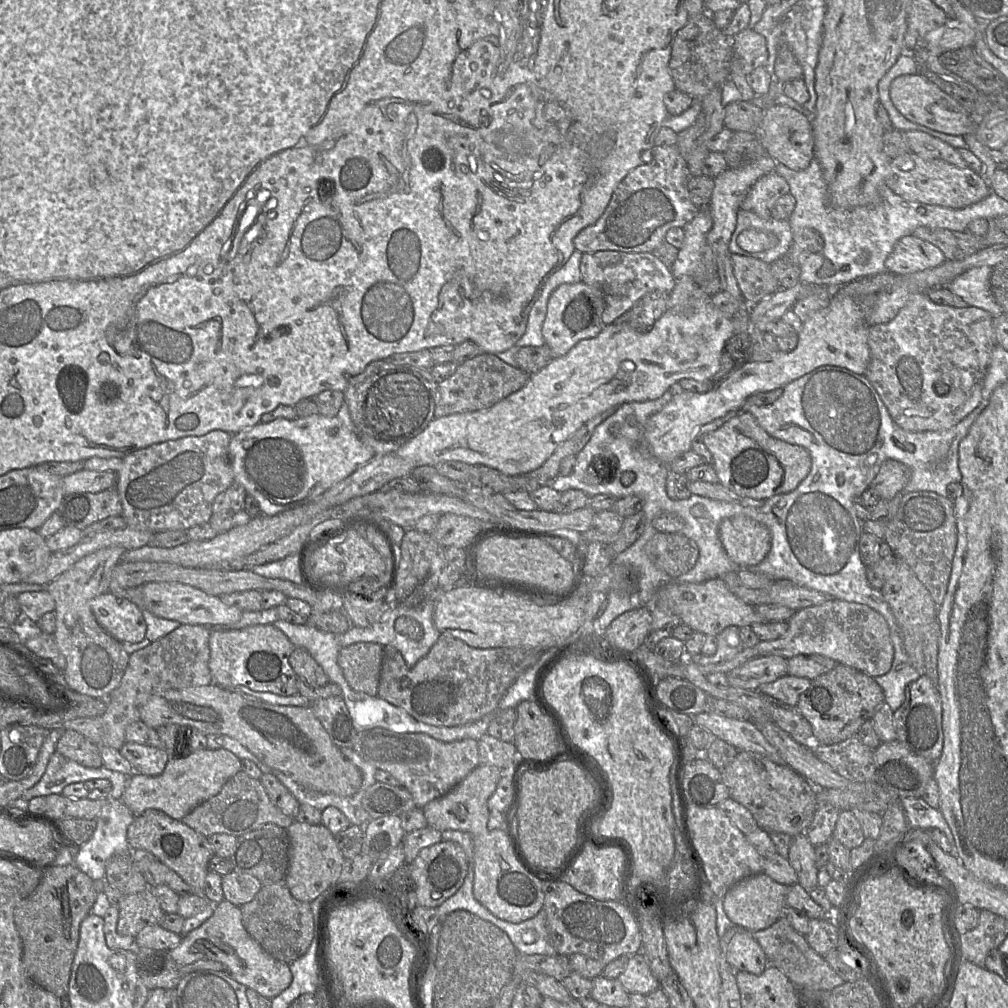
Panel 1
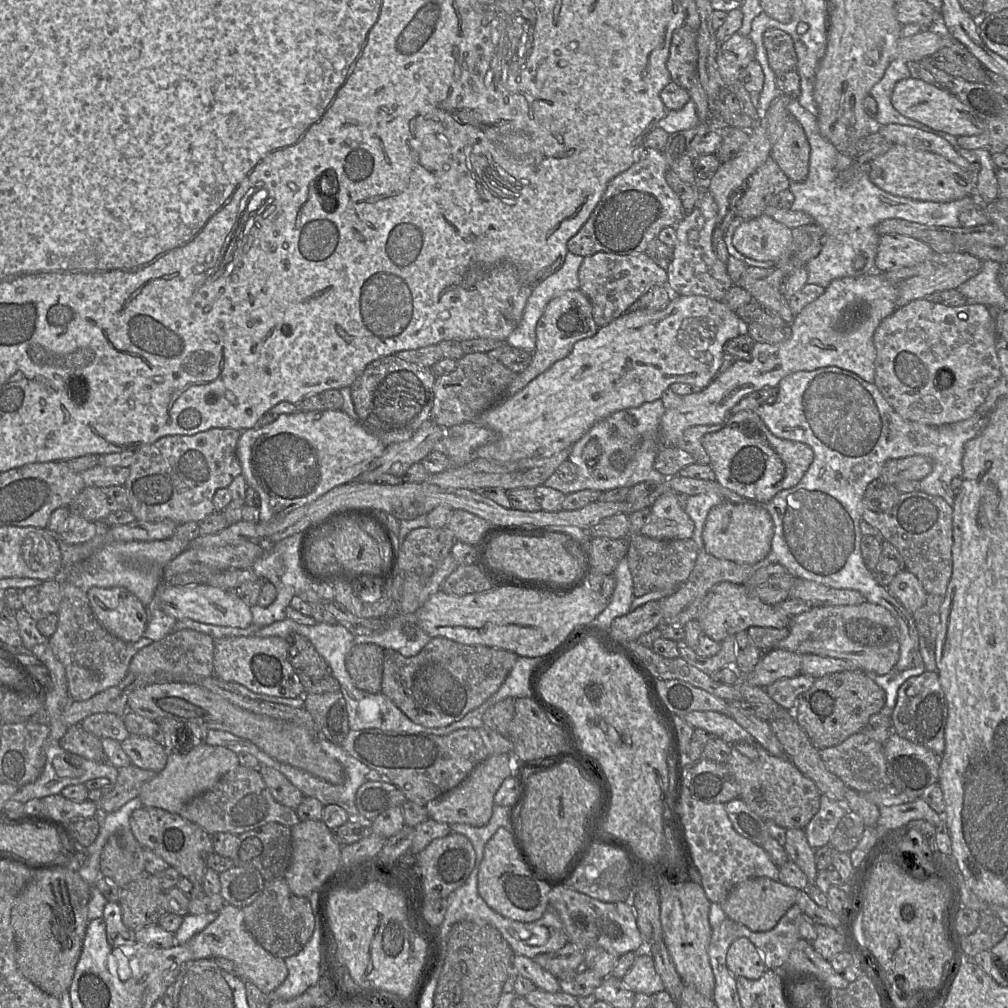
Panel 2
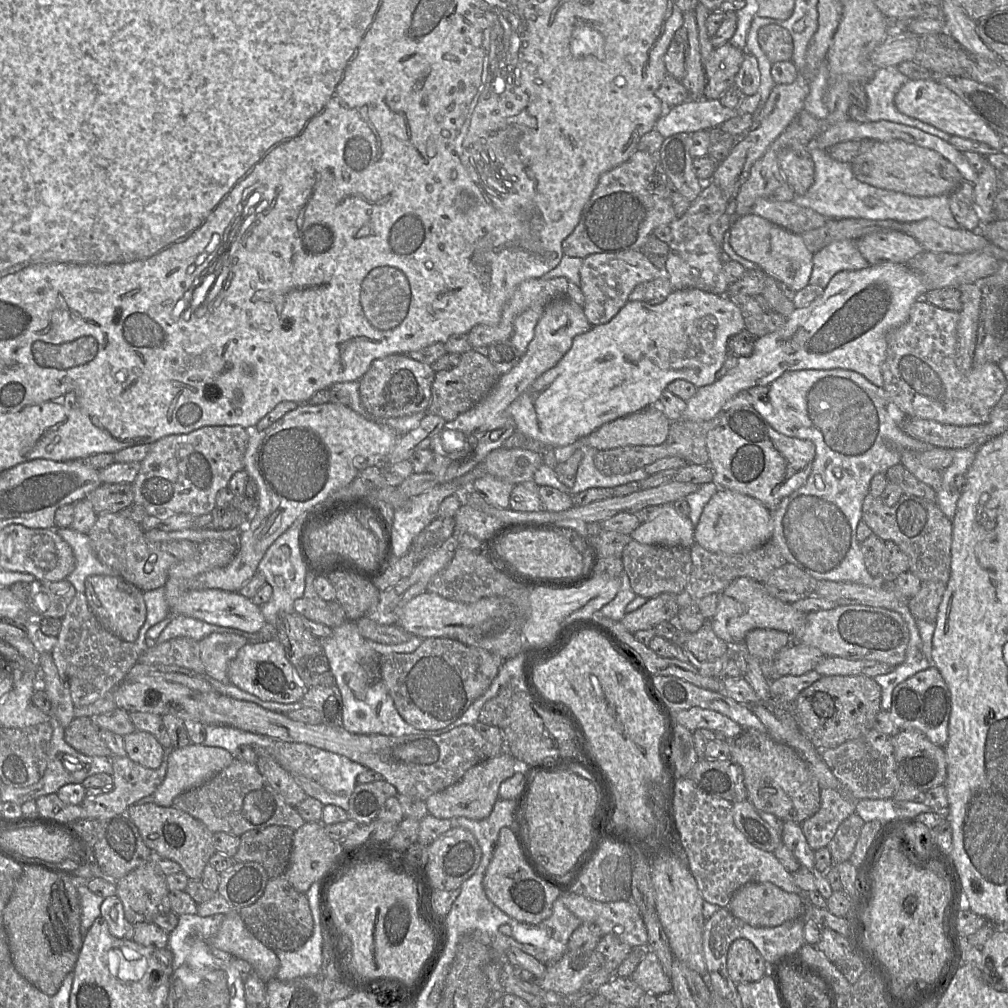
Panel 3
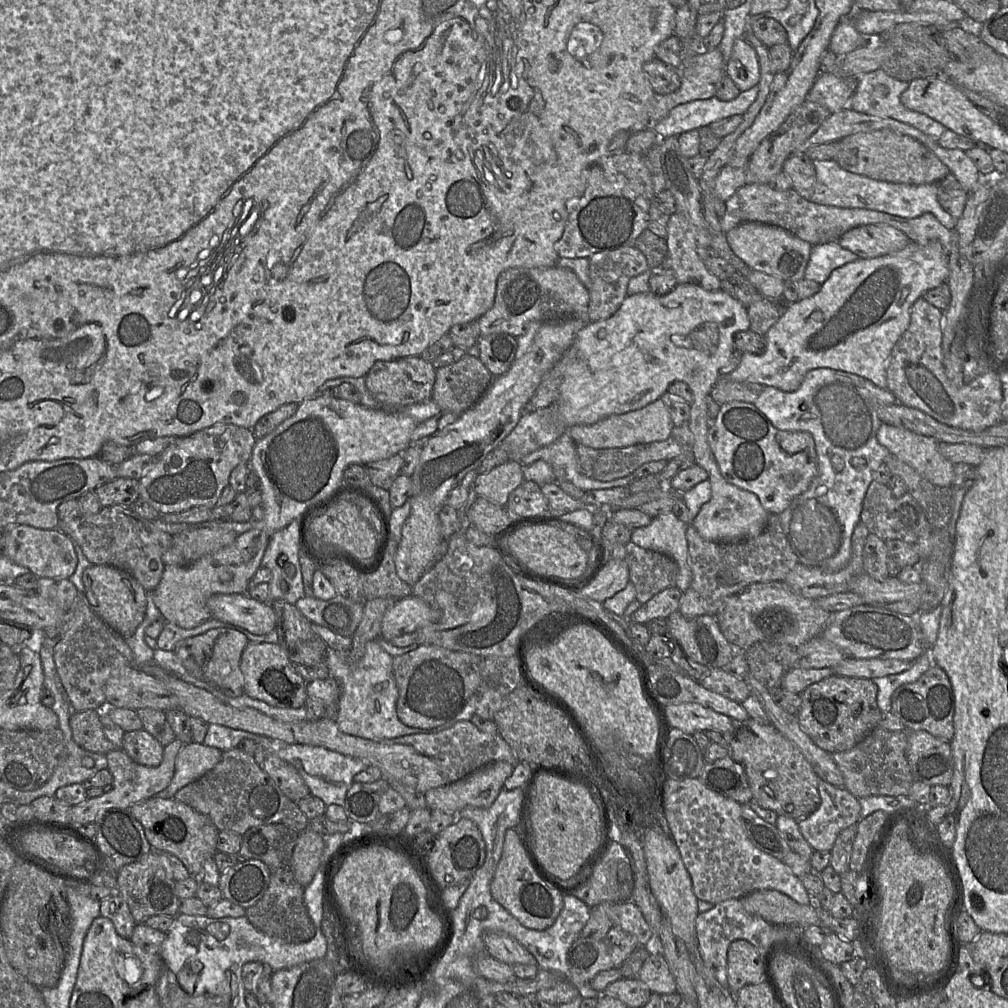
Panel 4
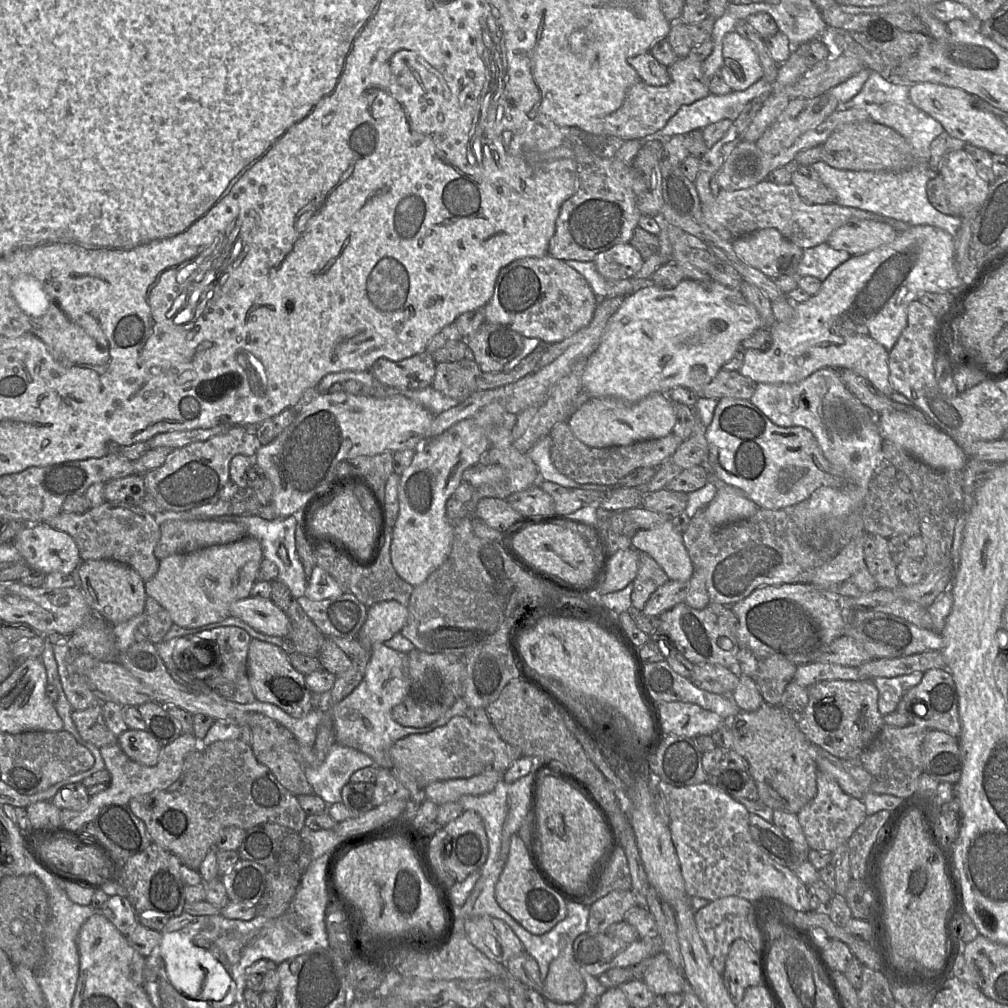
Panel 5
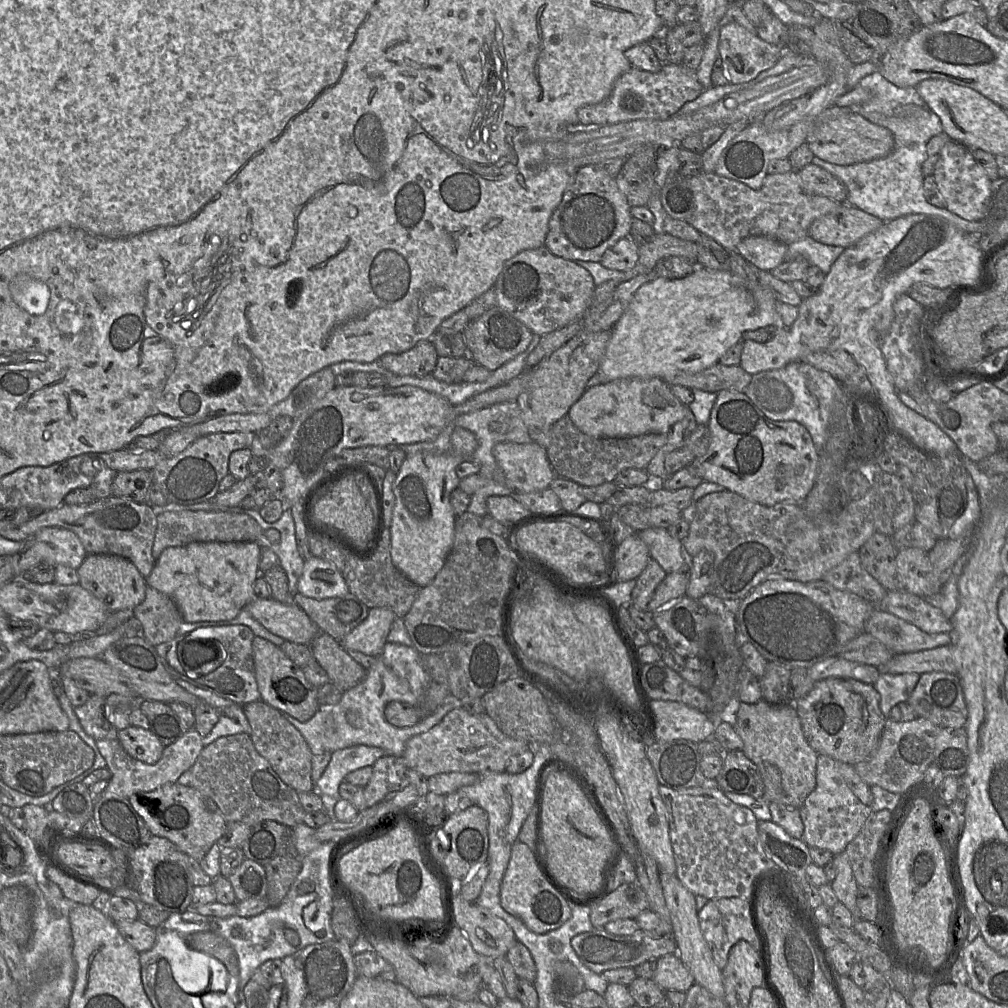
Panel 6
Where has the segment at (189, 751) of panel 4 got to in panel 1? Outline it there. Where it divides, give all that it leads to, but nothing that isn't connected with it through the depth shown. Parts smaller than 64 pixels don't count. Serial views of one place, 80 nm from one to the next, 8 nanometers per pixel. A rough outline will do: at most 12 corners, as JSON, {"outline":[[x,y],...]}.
{"outline":[[227,749],[170,758],[158,776],[130,776],[135,817],[182,820],[241,770]]}

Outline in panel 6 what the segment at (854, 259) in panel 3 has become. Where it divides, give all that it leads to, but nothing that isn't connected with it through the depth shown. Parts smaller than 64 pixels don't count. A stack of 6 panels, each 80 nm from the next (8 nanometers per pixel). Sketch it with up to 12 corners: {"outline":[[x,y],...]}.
{"outline":[[808,236],[788,244],[787,259],[804,257],[827,275],[844,248]]}

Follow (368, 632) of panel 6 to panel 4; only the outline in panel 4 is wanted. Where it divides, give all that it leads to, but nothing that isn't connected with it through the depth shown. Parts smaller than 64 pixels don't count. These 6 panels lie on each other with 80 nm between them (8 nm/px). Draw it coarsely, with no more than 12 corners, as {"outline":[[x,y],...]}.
{"outline":[[409,595],[385,612],[380,637],[390,641],[438,621],[440,611]]}

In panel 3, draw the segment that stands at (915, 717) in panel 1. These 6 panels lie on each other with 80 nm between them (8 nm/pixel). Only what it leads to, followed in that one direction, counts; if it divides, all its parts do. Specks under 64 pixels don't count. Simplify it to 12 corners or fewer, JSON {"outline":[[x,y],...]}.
{"outline":[[935,666],[895,687],[900,730],[948,740],[951,697]]}

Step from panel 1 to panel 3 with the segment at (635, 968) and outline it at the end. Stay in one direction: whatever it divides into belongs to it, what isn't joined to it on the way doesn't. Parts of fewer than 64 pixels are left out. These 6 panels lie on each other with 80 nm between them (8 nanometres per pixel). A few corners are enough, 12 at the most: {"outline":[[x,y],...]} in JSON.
{"outline":[[647,952],[630,978],[645,993],[672,991],[657,956]]}

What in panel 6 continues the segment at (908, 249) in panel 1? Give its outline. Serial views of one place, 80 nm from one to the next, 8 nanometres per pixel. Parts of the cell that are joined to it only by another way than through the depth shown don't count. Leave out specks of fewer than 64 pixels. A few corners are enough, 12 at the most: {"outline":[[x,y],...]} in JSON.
{"outline":[[841,204],[811,224],[811,238],[847,248],[884,224]]}

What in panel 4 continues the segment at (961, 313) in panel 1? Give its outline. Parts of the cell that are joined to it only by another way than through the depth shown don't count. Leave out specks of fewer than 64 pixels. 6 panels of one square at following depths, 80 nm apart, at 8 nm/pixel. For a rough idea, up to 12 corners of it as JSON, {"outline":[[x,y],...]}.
{"outline":[[919,298],[887,363],[897,402],[945,425],[1003,421],[998,366],[957,386],[943,312]]}

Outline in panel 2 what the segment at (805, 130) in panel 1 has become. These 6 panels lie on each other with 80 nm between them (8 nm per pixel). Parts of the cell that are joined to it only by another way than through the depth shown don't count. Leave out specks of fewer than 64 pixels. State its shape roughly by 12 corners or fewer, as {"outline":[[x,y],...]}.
{"outline":[[789,118],[771,158],[793,182],[809,172],[810,145]]}

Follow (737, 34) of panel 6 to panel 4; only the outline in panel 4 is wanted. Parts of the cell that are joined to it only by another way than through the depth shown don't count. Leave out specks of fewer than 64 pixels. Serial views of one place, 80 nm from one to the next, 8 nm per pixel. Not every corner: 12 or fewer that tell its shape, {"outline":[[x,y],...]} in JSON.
{"outline":[[745,37],[734,41],[726,74],[740,92],[759,84],[758,56]]}

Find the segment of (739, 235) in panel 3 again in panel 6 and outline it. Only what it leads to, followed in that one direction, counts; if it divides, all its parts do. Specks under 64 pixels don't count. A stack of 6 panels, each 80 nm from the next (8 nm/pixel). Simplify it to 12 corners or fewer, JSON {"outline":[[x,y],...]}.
{"outline":[[749,236],[736,251],[771,272],[787,259],[787,244]]}

